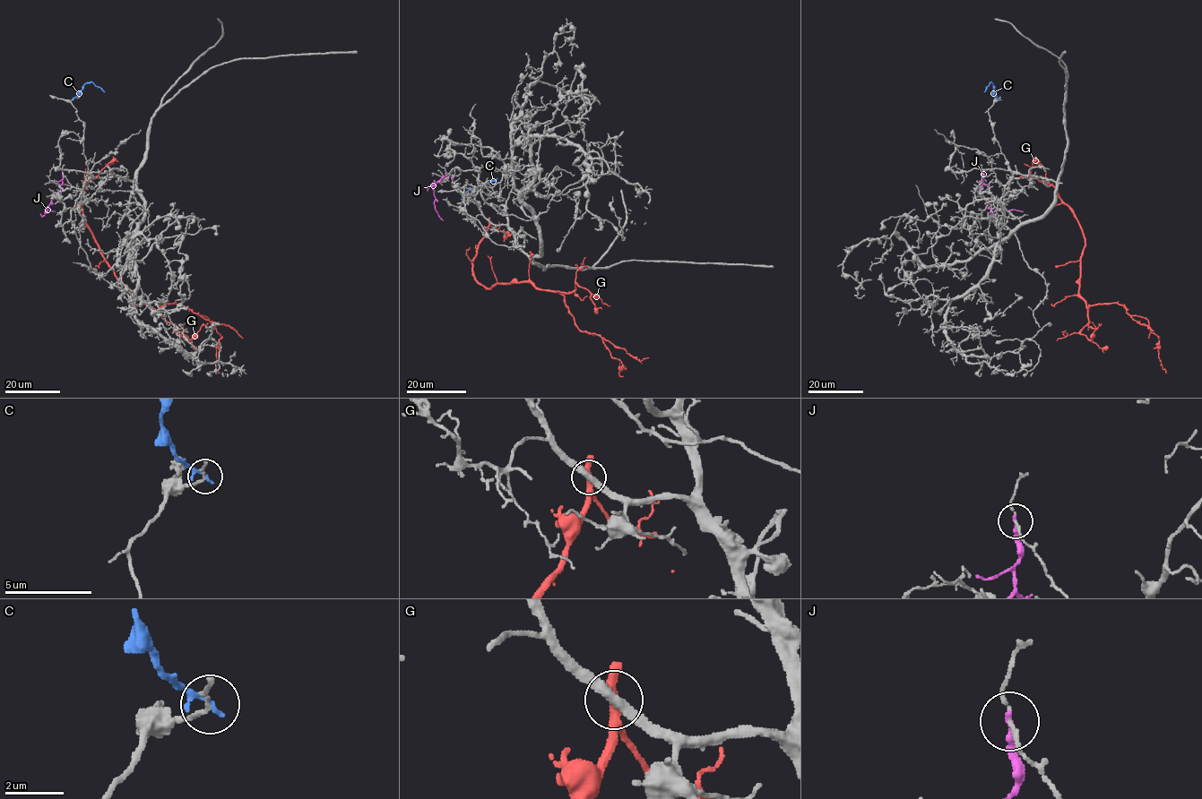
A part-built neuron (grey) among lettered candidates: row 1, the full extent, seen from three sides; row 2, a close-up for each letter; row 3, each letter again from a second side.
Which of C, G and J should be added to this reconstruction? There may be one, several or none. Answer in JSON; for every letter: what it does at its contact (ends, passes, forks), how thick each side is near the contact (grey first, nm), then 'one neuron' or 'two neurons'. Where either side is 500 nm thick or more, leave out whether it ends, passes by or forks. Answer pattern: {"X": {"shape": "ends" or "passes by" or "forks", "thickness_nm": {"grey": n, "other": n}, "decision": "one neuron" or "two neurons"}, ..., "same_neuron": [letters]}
{"C": {"shape": "ends", "thickness_nm": {"grey": 120, "other": 200}, "decision": "two neurons"}, "G": {"shape": "ends", "thickness_nm": {"grey": 360, "other": 480}, "decision": "two neurons"}, "J": {"shape": "ends", "thickness_nm": {"grey": 110, "other": 320}, "decision": "two neurons"}, "same_neuron": []}

